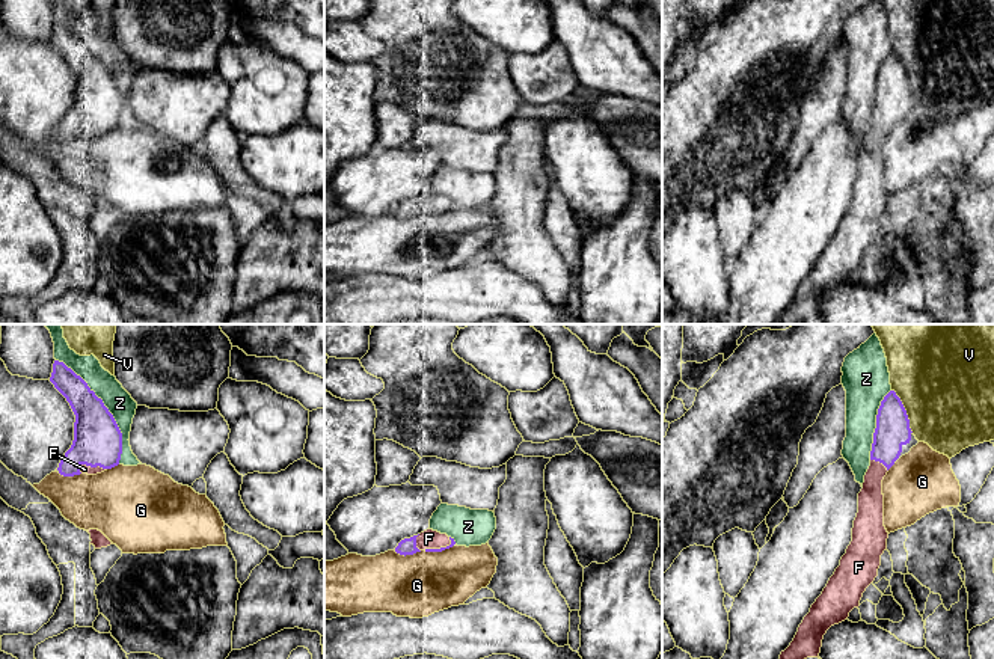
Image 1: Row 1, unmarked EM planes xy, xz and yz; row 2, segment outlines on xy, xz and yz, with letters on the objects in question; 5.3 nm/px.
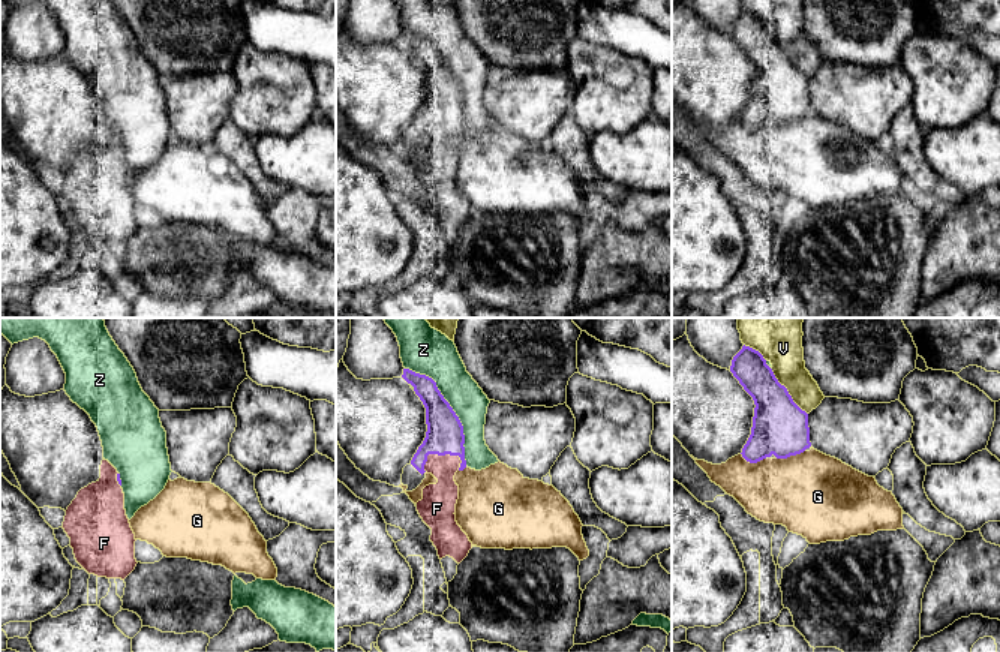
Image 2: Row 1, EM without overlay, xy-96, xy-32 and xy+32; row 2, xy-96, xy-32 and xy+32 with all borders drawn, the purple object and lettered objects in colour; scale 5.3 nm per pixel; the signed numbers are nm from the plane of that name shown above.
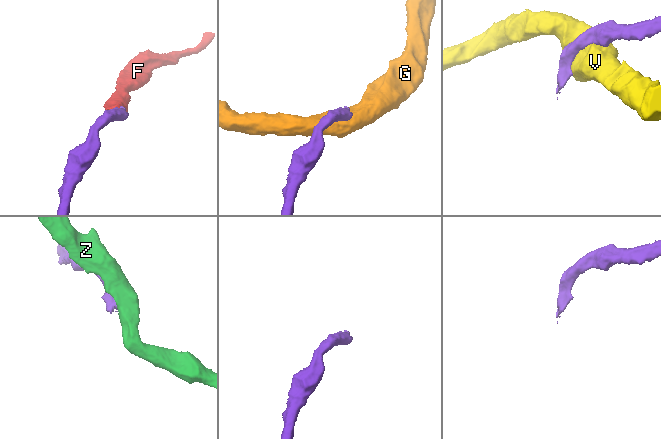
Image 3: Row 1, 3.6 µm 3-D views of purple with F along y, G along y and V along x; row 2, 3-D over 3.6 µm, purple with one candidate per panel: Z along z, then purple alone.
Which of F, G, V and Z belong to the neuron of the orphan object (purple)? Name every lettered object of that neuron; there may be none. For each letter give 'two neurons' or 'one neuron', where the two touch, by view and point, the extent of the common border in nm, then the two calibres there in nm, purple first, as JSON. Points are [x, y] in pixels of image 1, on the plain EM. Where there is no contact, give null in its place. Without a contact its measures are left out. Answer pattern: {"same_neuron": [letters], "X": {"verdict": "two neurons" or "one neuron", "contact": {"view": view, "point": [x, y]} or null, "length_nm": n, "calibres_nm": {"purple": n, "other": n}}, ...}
{"same_neuron": ["F"], "F": {"verdict": "one neuron", "contact": {"view": "xy", "point": [92, 128]}, "length_nm": 150, "calibres_nm": {"purple": 260, "other": 50}}, "G": {"verdict": "two neurons", "contact": {"view": "xz", "point": [408, 216]}, "length_nm": 150, "calibres_nm": {"purple": 90, "other": 340}}, "V": {"verdict": "two neurons", "contact": {"view": "yz", "point": [905, 73]}, "length_nm": 260, "calibres_nm": {"purple": 180, "other": 500}}, "Z": {"verdict": "two neurons", "contact": {"view": "xy", "point": [107, 71]}, "length_nm": 650, "calibres_nm": {"purple": 260, "other": 140}}}

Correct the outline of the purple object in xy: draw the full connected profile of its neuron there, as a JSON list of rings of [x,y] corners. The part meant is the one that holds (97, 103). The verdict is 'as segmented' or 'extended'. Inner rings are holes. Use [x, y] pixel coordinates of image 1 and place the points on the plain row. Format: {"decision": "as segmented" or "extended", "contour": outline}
{"decision": "extended", "contour": [[[54,23],[50,44],[66,60],[75,77],[74,103],[59,125],[59,136],[63,139],[97,137],[118,128],[122,116],[122,95],[103,62],[63,24]]]}

